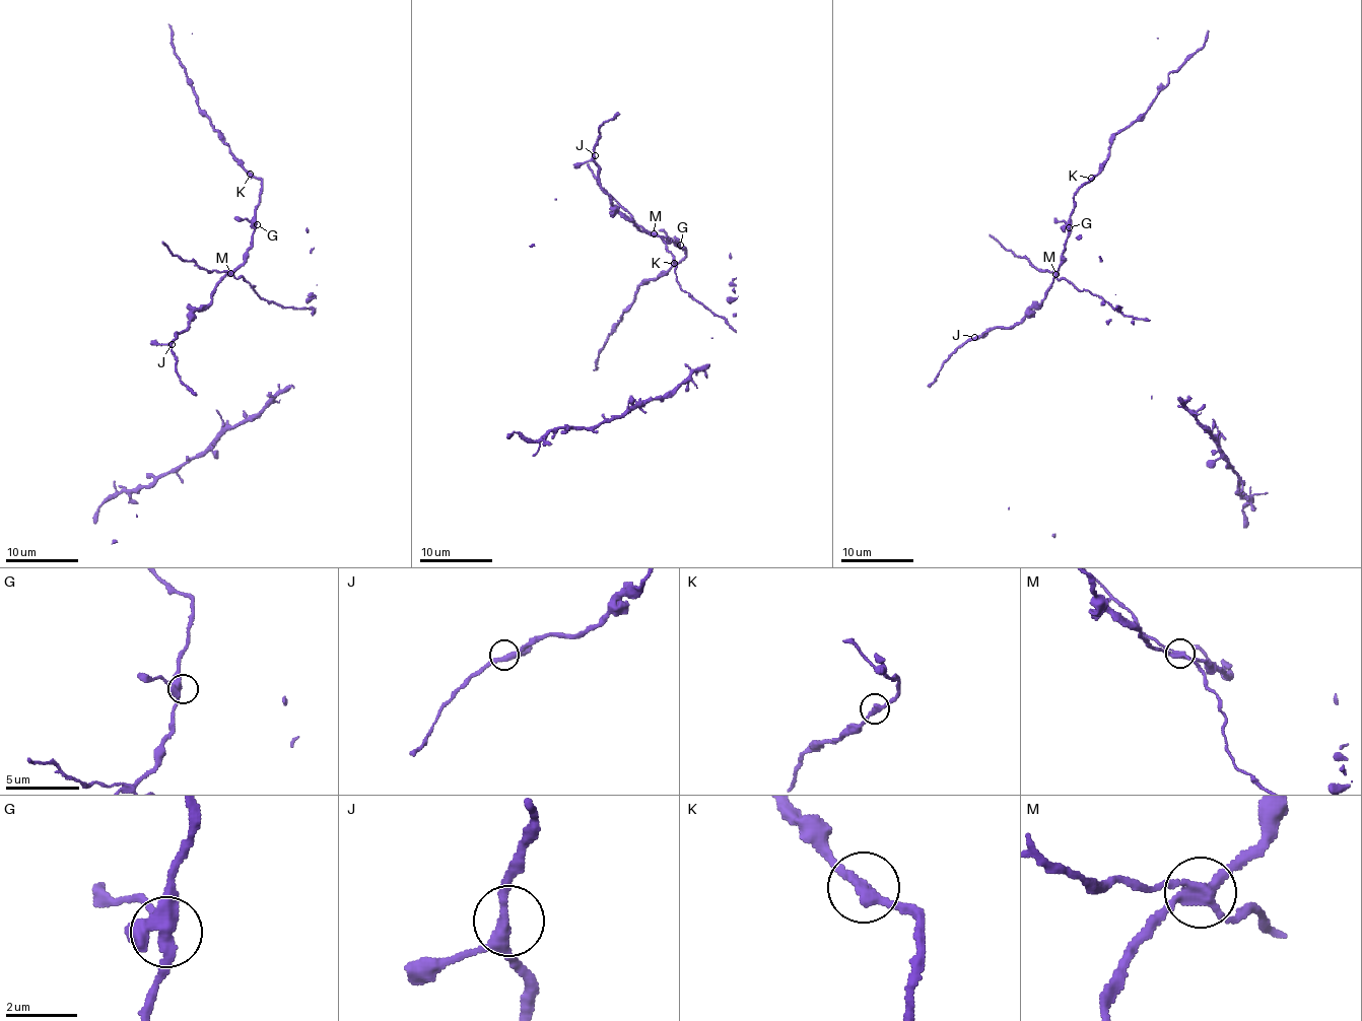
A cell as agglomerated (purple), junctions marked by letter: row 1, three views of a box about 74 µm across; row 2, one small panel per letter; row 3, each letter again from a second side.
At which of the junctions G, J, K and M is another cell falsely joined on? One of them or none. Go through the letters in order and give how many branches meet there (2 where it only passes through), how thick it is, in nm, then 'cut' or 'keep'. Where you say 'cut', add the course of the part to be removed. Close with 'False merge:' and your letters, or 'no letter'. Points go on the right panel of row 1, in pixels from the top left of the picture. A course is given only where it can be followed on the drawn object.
G: branches 4; calibre 380 nm; keep
J: branches 3; calibre 280 nm; keep
K: branches 2; calibre 300 nm; keep
M: branches 4; calibre 280 nm; cut; course (1054, 273), (1059, 279), (1068, 279), (1078, 289), (1101, 296), (1122, 315), (1150, 320)
False merge: M

